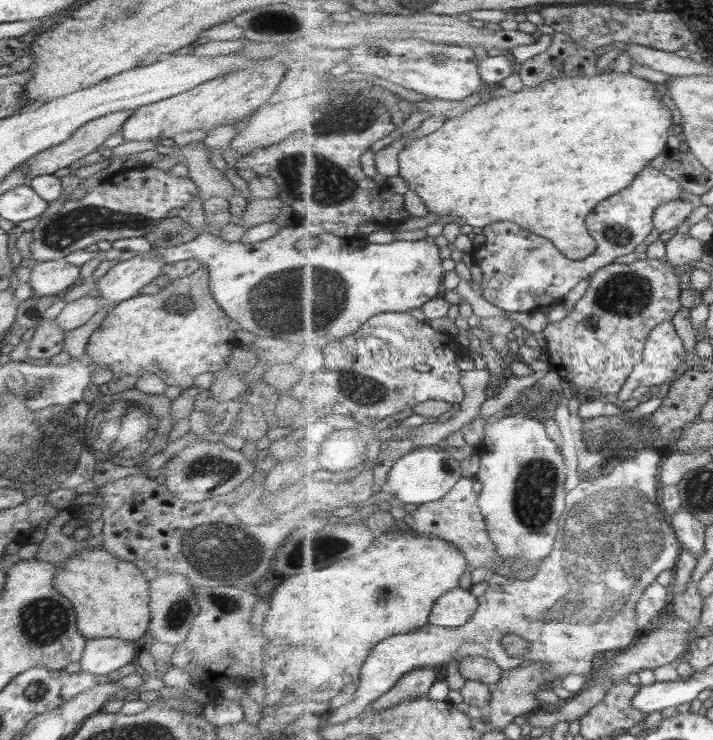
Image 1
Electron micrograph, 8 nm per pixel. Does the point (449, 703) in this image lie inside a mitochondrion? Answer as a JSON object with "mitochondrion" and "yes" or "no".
{"mitochondrion":"no"}

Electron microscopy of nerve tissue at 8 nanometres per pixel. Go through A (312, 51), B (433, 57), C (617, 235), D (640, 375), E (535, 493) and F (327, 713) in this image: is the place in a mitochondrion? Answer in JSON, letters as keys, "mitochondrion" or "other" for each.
{"A":"other","B":"mitochondrion","C":"mitochondrion","D":"other","E":"mitochondrion","F":"other"}

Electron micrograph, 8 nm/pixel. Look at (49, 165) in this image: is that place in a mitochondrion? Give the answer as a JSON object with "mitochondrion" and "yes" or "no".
{"mitochondrion":"no"}

